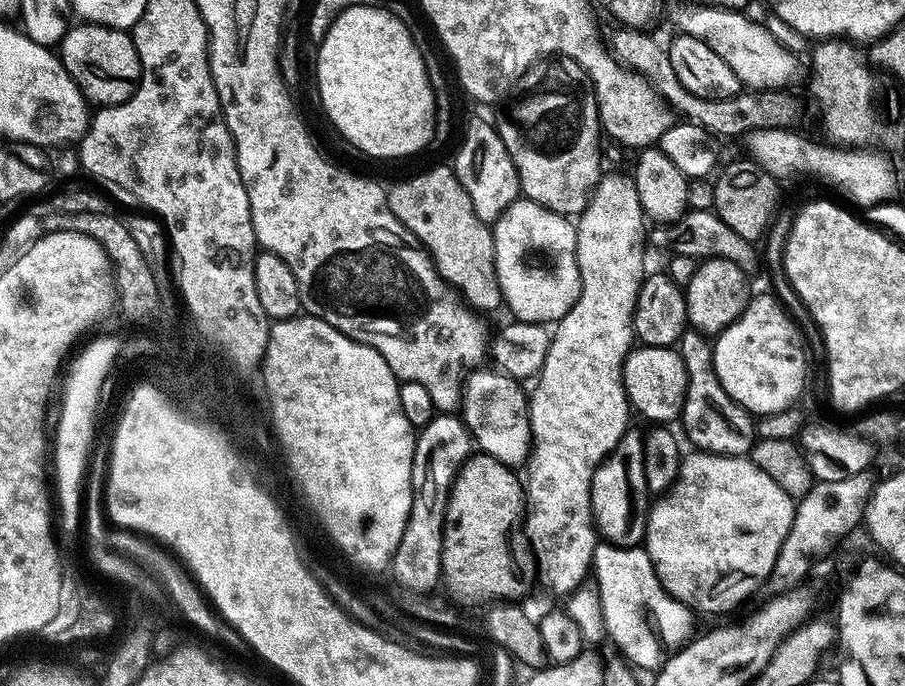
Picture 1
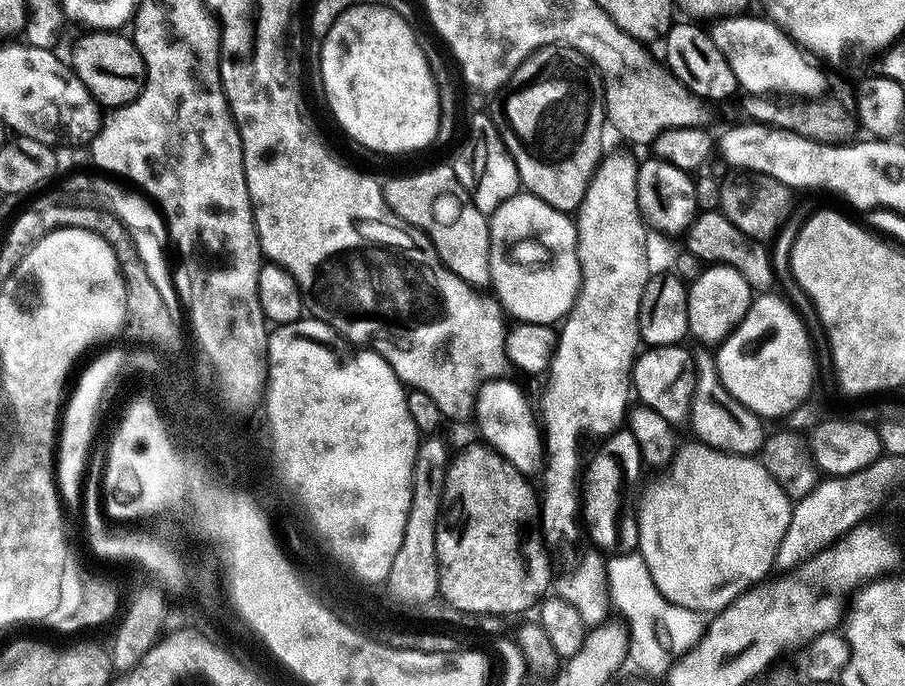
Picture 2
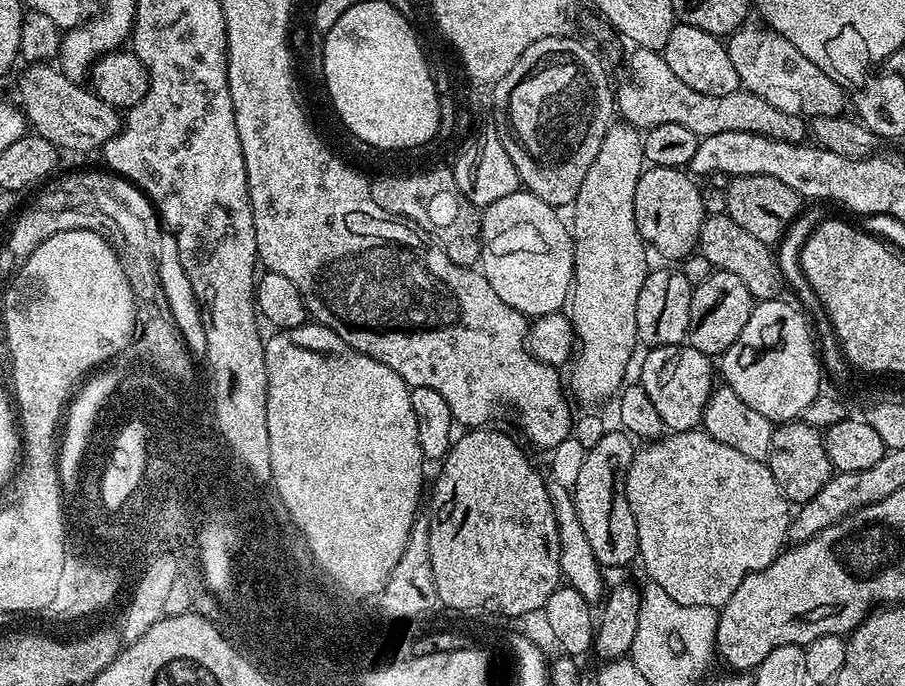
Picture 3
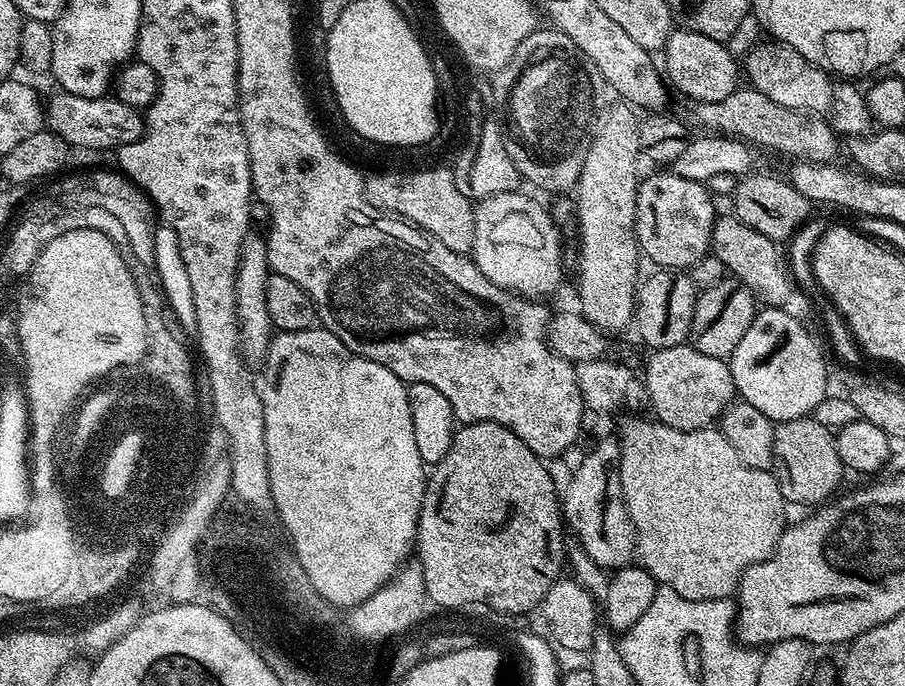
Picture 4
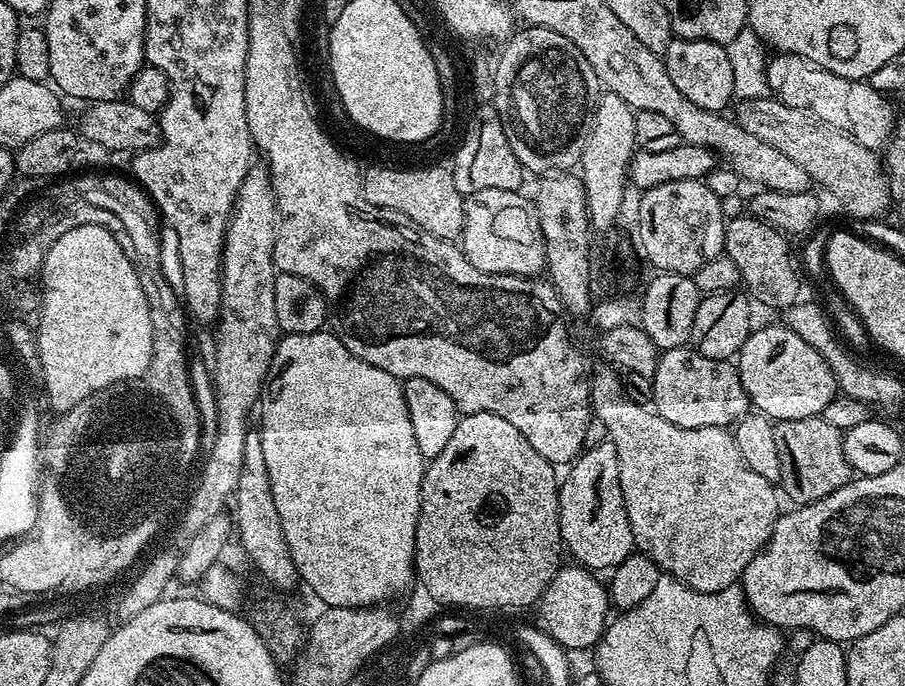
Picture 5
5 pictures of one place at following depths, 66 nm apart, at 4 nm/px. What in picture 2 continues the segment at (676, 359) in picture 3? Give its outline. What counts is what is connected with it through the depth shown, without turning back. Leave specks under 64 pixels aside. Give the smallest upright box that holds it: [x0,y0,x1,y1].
[632,344,696,426]

